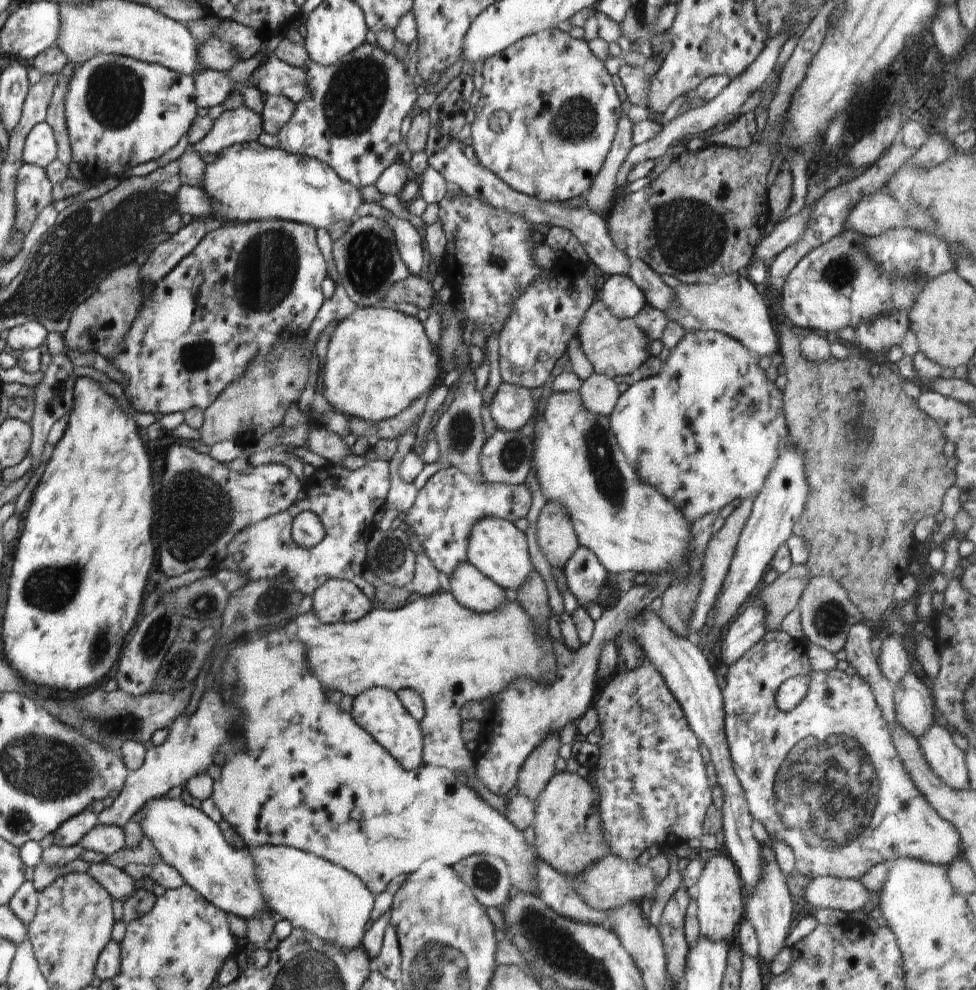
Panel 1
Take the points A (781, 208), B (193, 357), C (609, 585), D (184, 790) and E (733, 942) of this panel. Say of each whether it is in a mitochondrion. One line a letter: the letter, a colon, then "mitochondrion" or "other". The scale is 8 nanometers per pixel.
A: other
B: mitochondrion
C: other
D: other
E: other

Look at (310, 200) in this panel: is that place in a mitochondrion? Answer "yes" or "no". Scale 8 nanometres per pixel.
no

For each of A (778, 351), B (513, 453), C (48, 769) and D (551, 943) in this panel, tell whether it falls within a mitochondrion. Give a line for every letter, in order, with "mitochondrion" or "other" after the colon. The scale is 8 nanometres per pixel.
A: other
B: mitochondrion
C: mitochondrion
D: mitochondrion

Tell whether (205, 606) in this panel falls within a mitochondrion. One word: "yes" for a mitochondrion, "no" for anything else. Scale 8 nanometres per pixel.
yes

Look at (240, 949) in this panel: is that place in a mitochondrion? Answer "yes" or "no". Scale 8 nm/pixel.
no

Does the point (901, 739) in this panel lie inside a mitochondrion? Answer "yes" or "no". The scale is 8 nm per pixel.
no

